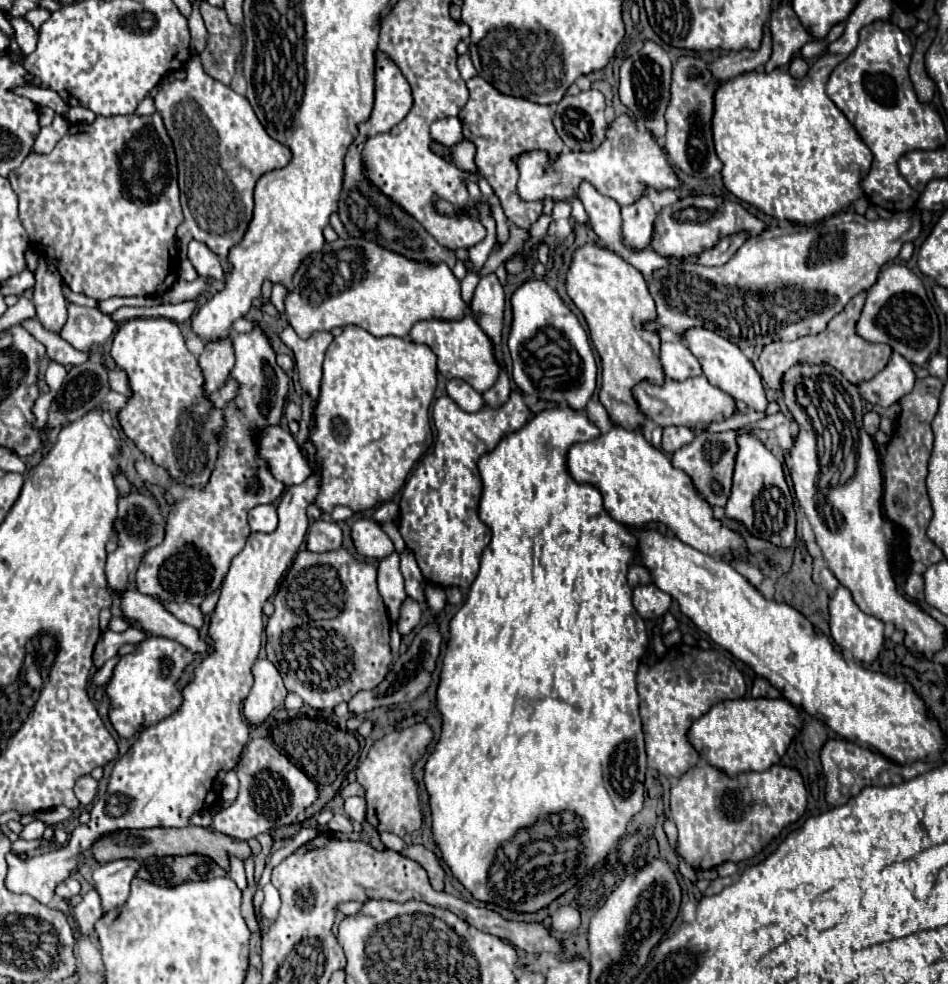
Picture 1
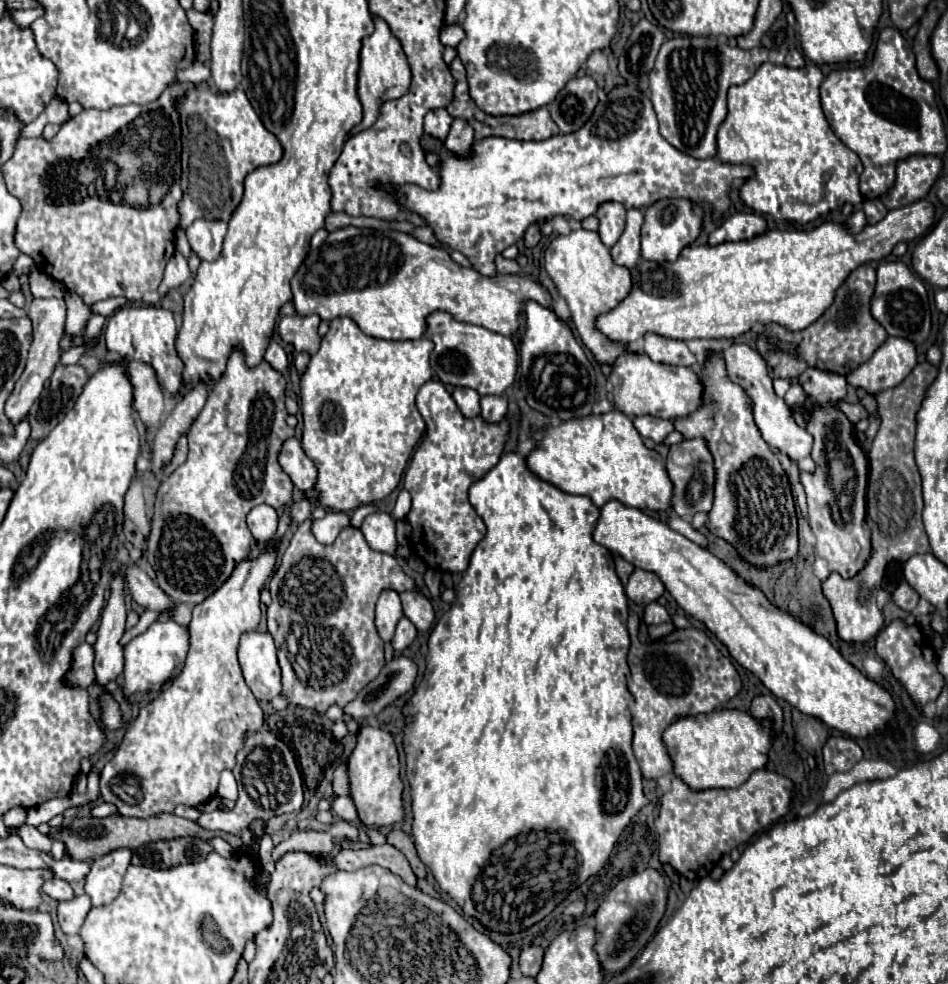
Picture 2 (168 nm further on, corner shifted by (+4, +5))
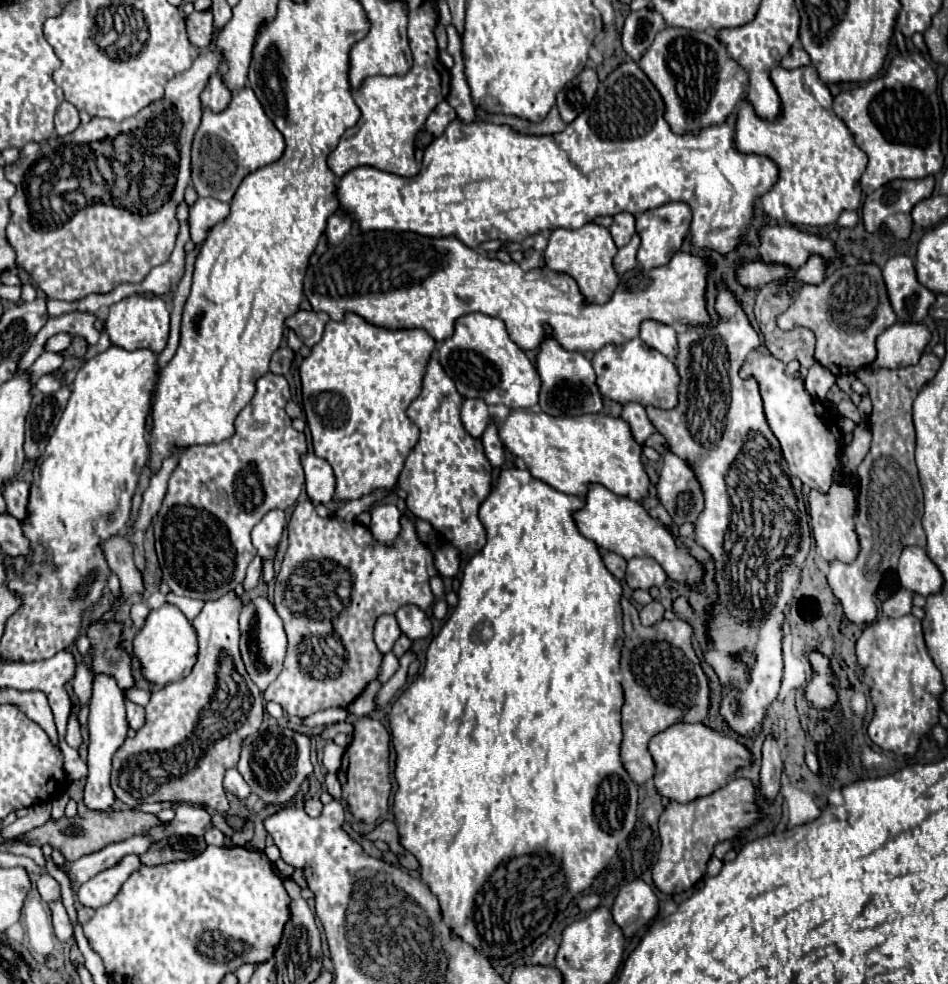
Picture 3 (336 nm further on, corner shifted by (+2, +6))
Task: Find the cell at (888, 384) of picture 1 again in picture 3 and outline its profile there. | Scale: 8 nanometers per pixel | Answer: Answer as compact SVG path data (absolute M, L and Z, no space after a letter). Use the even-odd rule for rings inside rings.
M894 323L876 341L878 357L870 367L908 367L918 363L930 331L924 323Z

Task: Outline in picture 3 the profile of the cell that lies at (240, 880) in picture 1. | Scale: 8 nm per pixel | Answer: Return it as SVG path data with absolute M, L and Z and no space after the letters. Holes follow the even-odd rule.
M216 827L206 829L204 839L206 839L208 845L216 845L216 847L222 847L222 845L224 845L224 833L222 833L220 829L216 829Z

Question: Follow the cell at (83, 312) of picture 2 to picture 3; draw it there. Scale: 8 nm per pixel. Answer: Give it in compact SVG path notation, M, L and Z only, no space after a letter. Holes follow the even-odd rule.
M70 333L52 335L52 337L44 343L44 351L64 351L66 347L70 347L70 339L72 339Z

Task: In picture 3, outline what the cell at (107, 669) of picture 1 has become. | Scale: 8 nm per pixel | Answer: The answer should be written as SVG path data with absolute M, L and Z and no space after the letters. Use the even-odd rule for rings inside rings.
M170 593L170 595L166 595L166 601L168 603L172 603L172 605L176 605L190 621L202 611L202 607L204 607L204 601L196 601L196 599L186 599L186 597L178 597L178 595L174 595L174 593Z

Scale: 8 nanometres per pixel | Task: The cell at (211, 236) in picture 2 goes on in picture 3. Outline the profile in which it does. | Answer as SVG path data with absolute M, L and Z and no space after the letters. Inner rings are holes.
M198 197L190 209L190 235L192 241L198 245L206 239L208 231L226 215L230 213L230 203L212 199L212 197Z

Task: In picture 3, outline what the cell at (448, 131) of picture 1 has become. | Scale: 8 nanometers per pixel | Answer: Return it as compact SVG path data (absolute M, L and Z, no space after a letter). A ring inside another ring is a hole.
M442 101L442 103L438 103L436 109L428 115L428 119L426 119L426 131L430 131L434 137L438 137L438 135L442 135L442 133L446 131L448 123L450 123L454 117L456 117L456 111L454 111L446 101Z

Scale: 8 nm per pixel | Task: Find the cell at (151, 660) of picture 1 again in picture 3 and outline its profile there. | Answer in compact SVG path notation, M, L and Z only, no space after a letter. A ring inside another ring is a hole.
M164 603L160 609L150 611L144 627L134 637L134 653L142 663L142 673L148 681L166 685L174 681L182 681L194 667L198 655L198 641L192 623L188 623L186 615L170 603Z

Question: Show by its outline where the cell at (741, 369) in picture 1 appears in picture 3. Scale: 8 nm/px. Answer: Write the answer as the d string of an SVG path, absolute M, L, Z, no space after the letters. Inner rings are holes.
M754 353L750 355L750 359L744 363L742 367L742 377L754 377L758 379L758 385L760 385L760 395L762 395L762 401L764 401L764 411L766 411L766 419L770 423L770 429L772 433L776 435L776 439L780 441L782 445L782 455L788 463L788 469L794 477L798 477L808 489L816 489L820 493L826 493L830 489L830 485L834 483L834 471L838 467L838 461L840 461L840 441L838 441L838 433L836 433L836 427L838 427L838 419L832 411L828 411L818 399L814 399L806 387L804 387L804 381L798 379L798 377L792 377L786 373L786 365L772 357L772 355L764 355L764 353Z

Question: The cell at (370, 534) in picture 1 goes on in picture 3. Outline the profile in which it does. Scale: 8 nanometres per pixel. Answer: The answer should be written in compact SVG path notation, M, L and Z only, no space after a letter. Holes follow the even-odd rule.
M382 503L376 505L372 511L372 521L370 521L370 531L380 543L394 543L400 531L400 511L396 505Z

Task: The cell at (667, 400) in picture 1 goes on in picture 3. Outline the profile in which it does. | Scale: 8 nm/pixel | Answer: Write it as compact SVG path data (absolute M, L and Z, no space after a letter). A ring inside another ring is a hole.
M638 337L622 345L604 345L600 351L594 353L592 367L602 397L608 397L622 405L634 401L644 407L674 407L674 403L678 403L678 373L674 371L674 363L652 347L646 347L646 343L642 343L642 339Z

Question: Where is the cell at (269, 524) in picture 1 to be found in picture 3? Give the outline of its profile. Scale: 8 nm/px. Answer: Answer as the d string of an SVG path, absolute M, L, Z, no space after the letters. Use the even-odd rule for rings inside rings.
M274 509L252 531L252 543L258 549L258 555L262 557L262 563L264 563L262 577L268 583L274 579L274 557L276 557L276 549L280 545L284 527L286 527L286 513L280 509Z

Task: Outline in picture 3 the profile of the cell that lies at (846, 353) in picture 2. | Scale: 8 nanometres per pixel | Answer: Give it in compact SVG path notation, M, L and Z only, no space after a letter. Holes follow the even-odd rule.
M842 265L836 269L828 269L826 279L820 285L804 285L790 309L778 317L780 329L790 329L794 325L810 327L816 335L816 361L830 369L834 375L852 375L862 367L868 367L876 359L876 337L890 325L896 323L896 313L890 305L888 291L882 279L882 271L872 265Z

